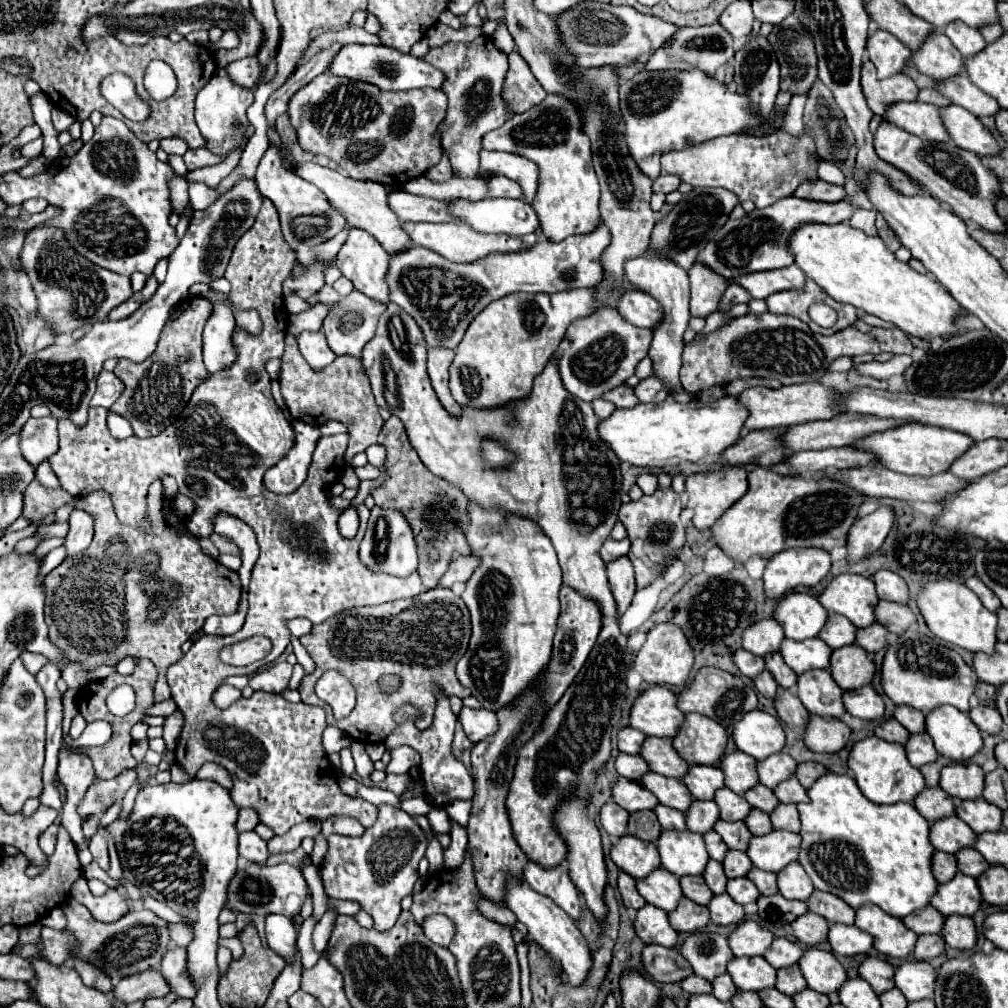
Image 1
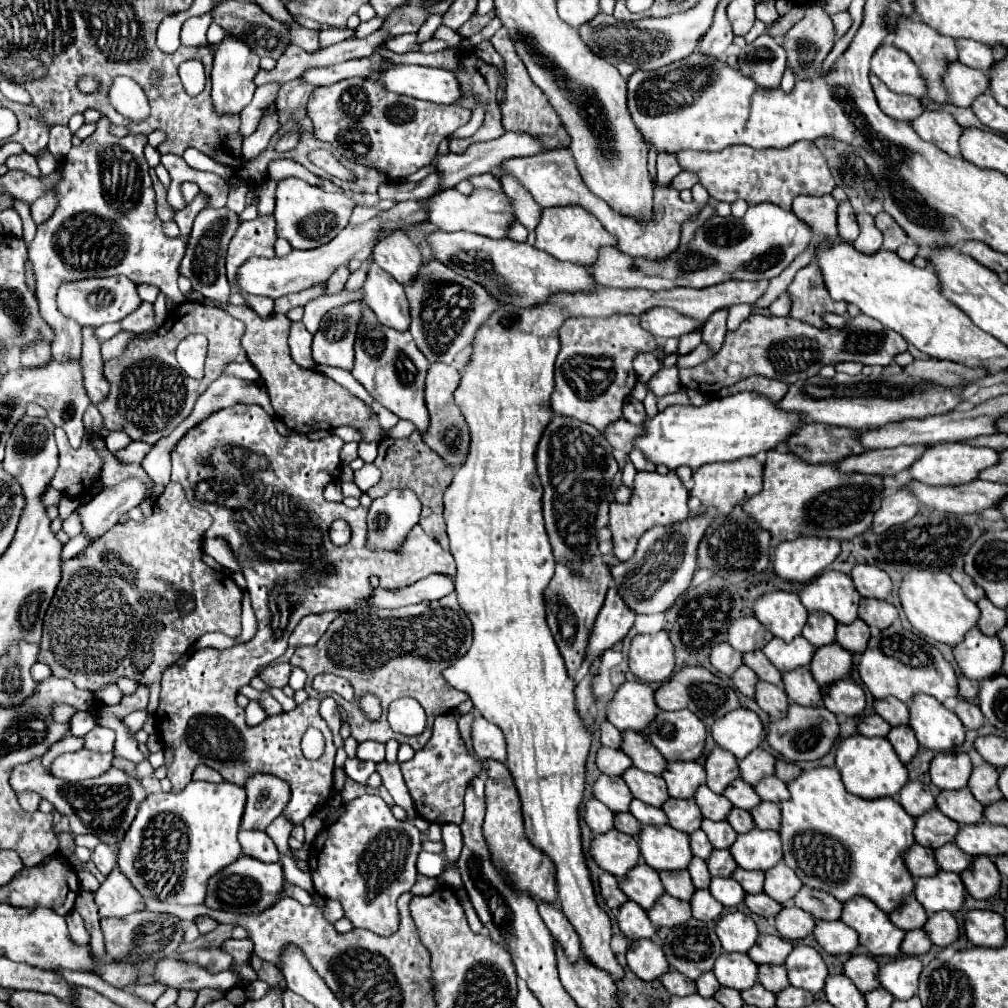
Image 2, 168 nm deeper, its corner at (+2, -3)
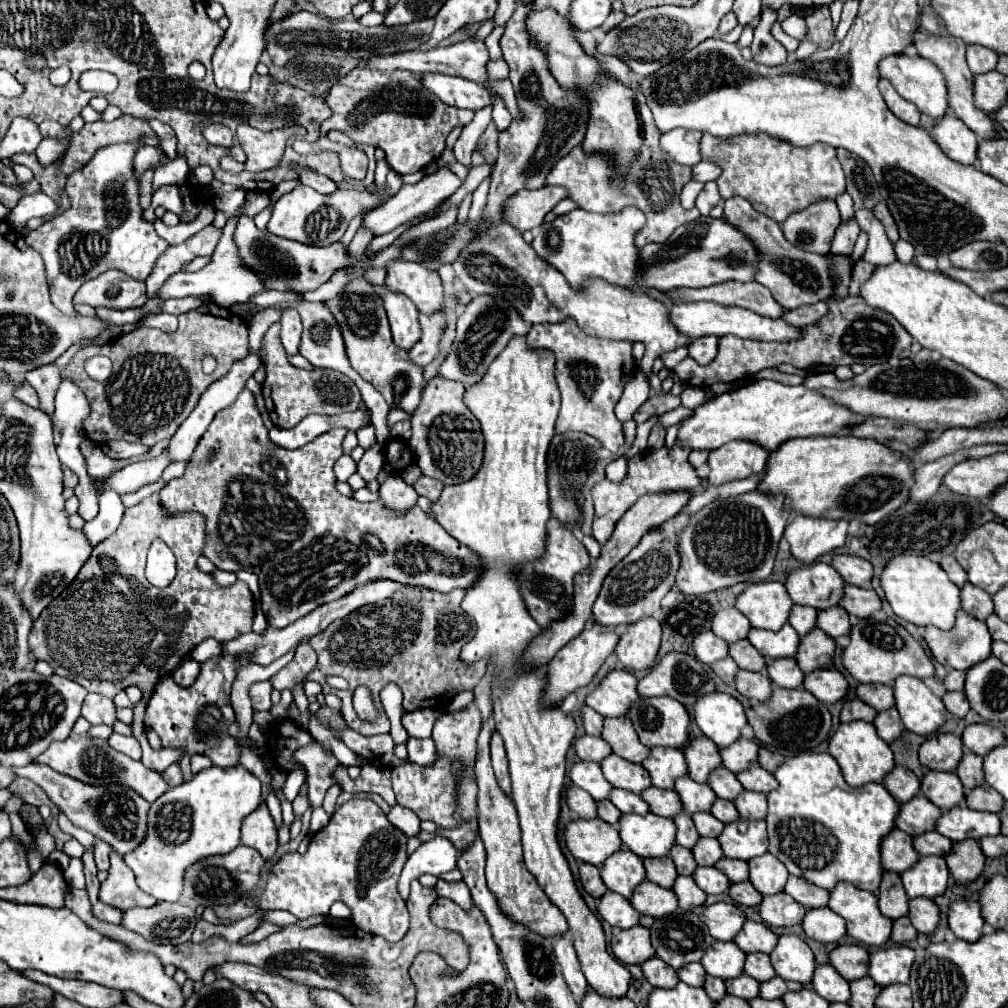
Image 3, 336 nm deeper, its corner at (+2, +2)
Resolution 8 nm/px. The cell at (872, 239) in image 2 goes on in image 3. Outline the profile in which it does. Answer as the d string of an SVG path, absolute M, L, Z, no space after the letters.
M858 210L856 212L856 220L860 224L860 228L868 234L868 246L866 246L866 252L862 256L862 260L870 262L870 264L892 264L896 260L896 254L894 254L894 246L892 242L888 240L886 232L884 232L884 226L878 222L878 218L874 218L872 210Z

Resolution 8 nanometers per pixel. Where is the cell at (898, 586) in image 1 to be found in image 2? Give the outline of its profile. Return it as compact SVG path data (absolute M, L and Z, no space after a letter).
M854 565L850 579L854 581L854 587L862 597L886 599L892 591L890 577L874 565Z

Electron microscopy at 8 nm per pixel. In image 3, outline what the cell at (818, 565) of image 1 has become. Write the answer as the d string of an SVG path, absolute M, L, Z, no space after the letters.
M796 514L784 530L792 556L800 564L814 564L822 554L834 552L846 542L846 520L826 520Z

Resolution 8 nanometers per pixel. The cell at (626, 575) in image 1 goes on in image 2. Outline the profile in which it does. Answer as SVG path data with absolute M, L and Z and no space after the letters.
M610 589L588 637L588 647L584 657L586 663L588 665L594 663L594 659L598 659L606 649L620 643L630 631L634 617L636 615L632 611L626 611L626 603L618 599L618 593Z

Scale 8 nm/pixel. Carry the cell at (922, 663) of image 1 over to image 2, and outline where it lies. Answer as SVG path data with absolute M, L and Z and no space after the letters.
M894 621L888 629L882 631L872 629L868 647L858 661L858 675L876 699L892 695L908 703L916 693L932 695L938 701L944 701L948 697L958 697L958 687L956 687L958 677L952 665L940 655L936 647L932 647L912 631L902 629L900 621Z

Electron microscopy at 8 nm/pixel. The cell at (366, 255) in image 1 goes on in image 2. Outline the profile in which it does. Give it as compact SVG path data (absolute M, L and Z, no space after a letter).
M376 263L370 265L368 279L364 283L364 303L376 313L378 321L396 331L408 331L410 327L410 305L400 283L394 283L386 271Z

